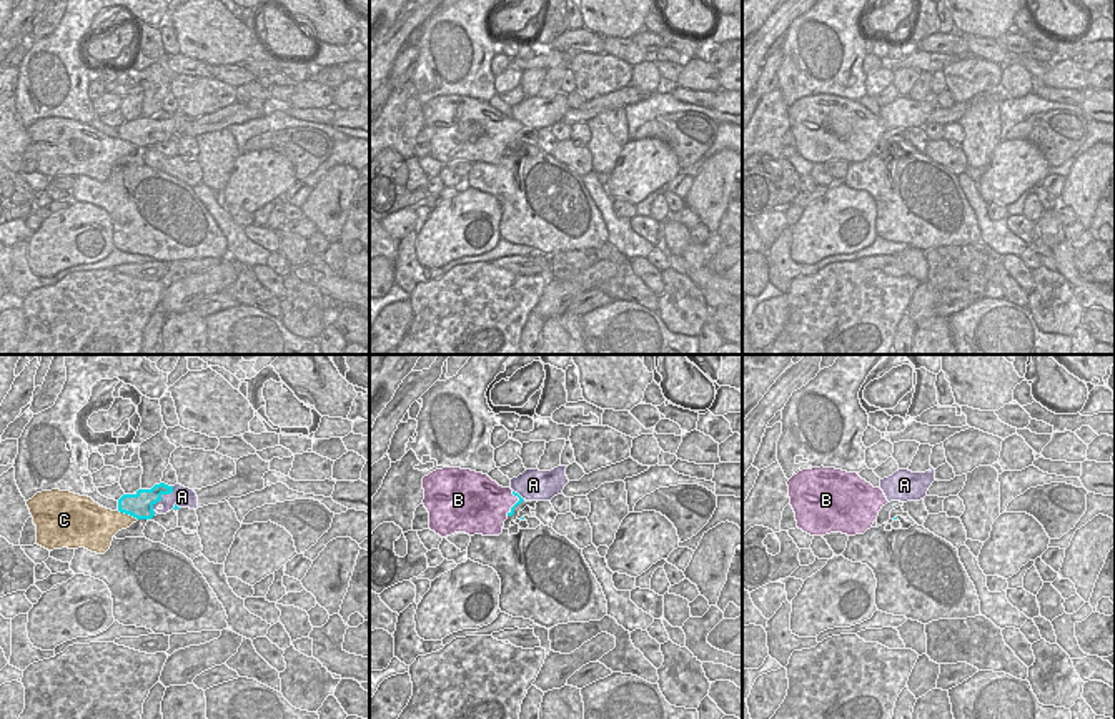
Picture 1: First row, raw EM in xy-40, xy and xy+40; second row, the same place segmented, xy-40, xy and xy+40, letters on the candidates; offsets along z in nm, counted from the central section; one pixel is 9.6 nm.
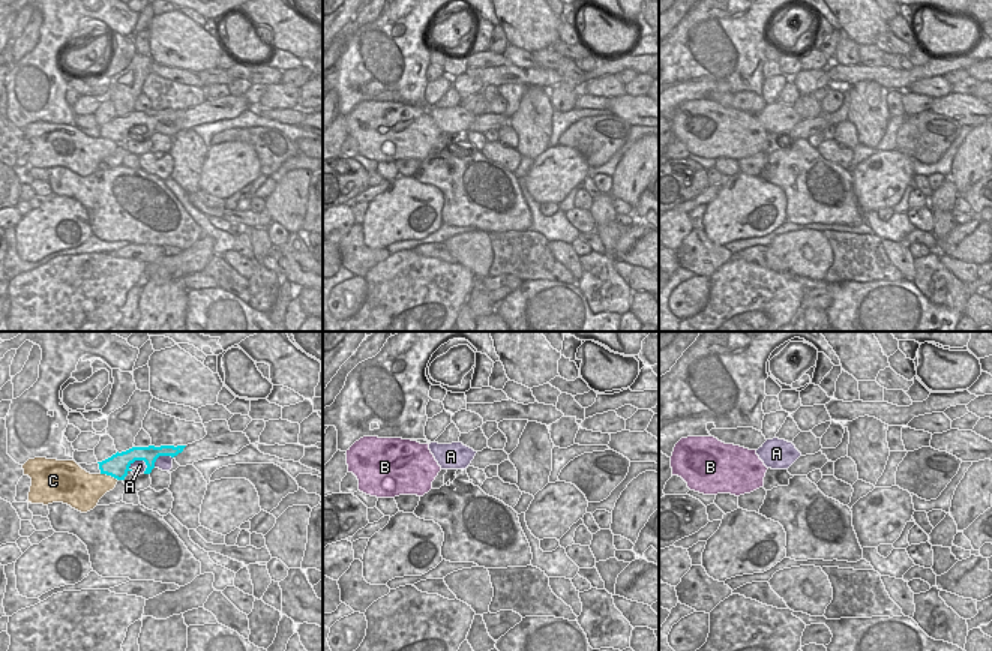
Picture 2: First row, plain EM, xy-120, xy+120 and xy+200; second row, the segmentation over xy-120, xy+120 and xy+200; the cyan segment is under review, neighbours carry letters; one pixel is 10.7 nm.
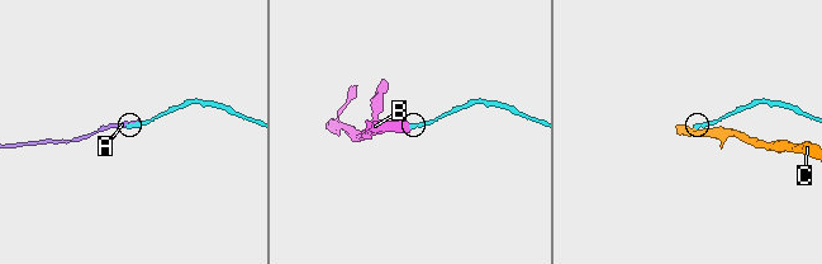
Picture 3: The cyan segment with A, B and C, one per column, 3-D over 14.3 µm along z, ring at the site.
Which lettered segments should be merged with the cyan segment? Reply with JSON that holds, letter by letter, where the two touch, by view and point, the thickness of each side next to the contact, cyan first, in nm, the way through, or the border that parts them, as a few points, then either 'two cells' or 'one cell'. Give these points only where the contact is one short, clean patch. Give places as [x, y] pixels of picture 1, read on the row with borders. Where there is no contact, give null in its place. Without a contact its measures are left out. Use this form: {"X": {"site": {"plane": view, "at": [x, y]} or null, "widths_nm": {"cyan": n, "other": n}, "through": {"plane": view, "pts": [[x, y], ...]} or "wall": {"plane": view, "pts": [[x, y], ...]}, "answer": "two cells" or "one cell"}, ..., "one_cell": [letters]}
{"A": {"site": {"plane": "xy-40", "at": [160, 498]}, "widths_nm": {"cyan": 240, "other": 200}, "answer": "one cell"}, "B": {"site": {"plane": "xy", "at": [516, 503]}, "widths_nm": {"cyan": 50, "other": 380}, "wall": {"plane": "xy", "pts": [[513, 491], [518, 501], [506, 515]]}, "answer": "two cells"}, "C": {"site": {"plane": "xy-40", "at": [128, 513]}, "widths_nm": {"cyan": 240, "other": 280}, "wall": {"plane": "xy-40", "pts": [[118, 510], [137, 520]]}, "answer": "two cells"}, "one_cell": ["A"]}

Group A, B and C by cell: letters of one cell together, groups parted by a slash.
A / B C

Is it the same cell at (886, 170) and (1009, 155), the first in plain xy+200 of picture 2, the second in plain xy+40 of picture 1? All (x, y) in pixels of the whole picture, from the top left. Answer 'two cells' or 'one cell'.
one cell

